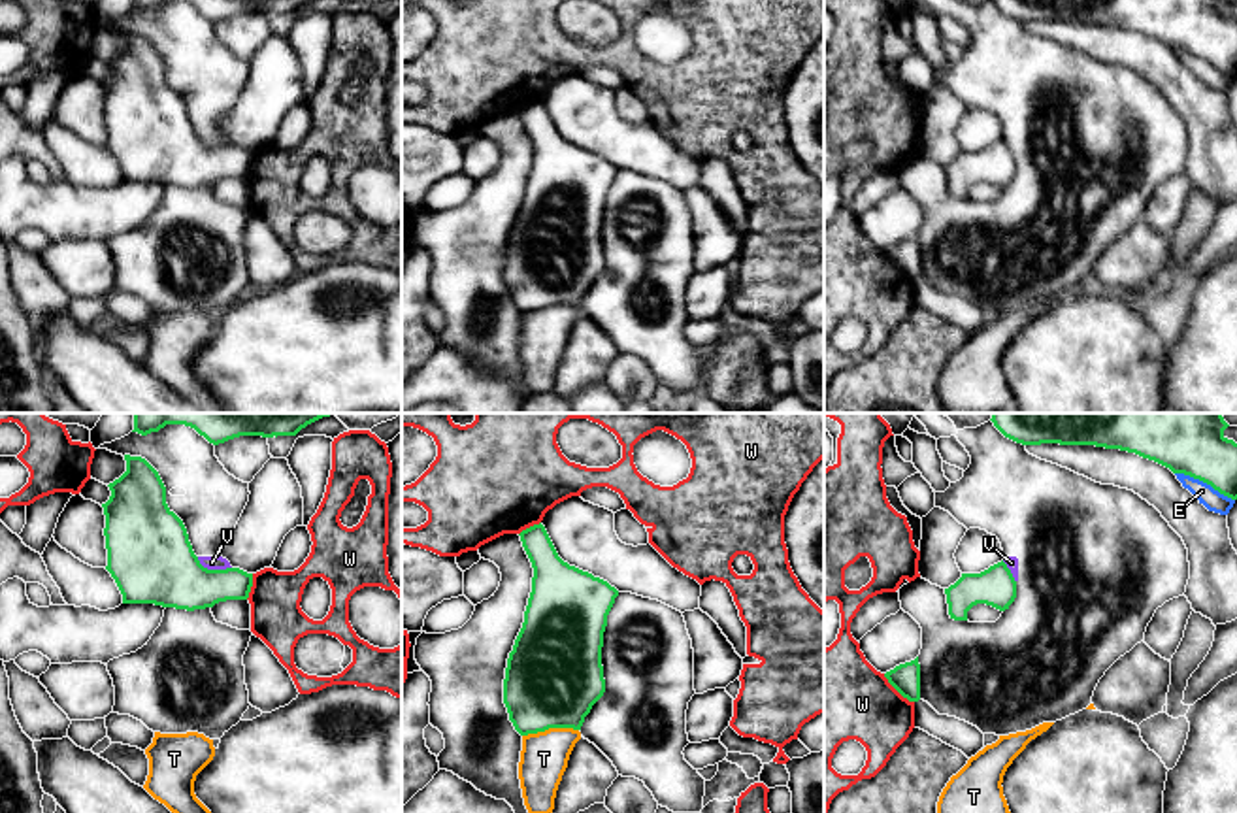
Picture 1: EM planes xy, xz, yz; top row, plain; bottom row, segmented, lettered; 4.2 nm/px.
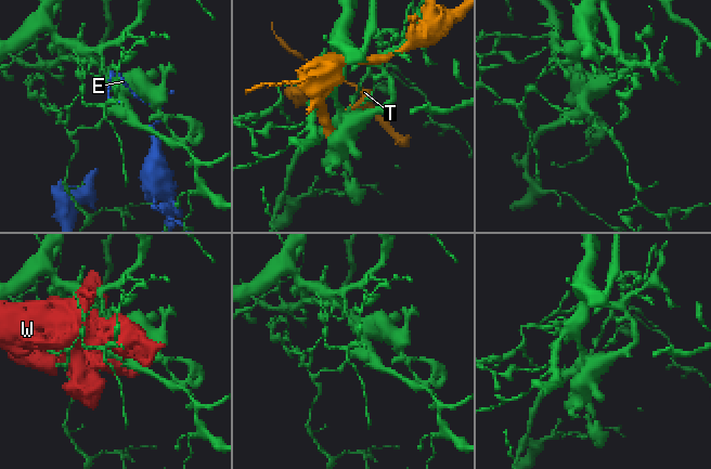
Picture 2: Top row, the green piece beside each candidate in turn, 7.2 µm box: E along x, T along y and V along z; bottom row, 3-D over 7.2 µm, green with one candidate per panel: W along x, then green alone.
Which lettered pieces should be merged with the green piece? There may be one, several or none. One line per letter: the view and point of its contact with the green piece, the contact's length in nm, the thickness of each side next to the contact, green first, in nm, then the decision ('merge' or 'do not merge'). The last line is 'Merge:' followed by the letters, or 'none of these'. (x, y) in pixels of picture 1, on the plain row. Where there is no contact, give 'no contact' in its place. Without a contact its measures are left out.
E: contact yz (1205, 59); length 280 nm; calibres 240 and 90 nm; do not merge
T: contact xz (549, 304); length 240 nm; calibres 420 and 200 nm; do not merge
V: contact xy (214, 148); length 160 nm; calibres 340 and 60 nm; do not merge
W: contact yz (898, 268); length 180 nm; calibres 130 and 380 nm; do not merge
Merge: none of these

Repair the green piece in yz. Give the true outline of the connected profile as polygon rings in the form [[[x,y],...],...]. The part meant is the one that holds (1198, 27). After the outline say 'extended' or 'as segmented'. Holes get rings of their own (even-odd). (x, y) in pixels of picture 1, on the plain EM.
[[[994,0],[994,4],[1022,23],[1096,23],[1135,30],[1237,77],[1237,21],[1224,13],[1228,0]]]; as segmented

